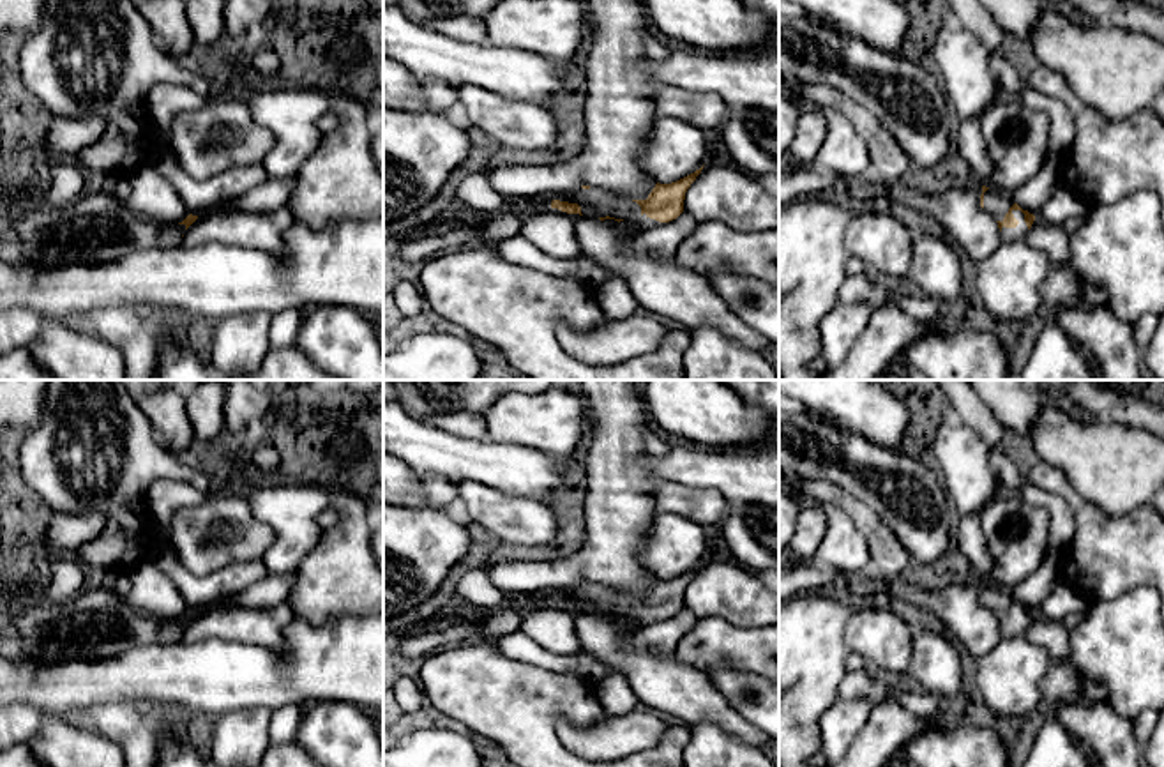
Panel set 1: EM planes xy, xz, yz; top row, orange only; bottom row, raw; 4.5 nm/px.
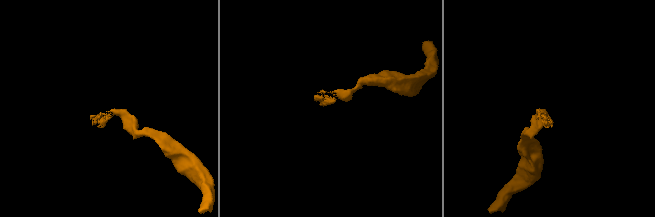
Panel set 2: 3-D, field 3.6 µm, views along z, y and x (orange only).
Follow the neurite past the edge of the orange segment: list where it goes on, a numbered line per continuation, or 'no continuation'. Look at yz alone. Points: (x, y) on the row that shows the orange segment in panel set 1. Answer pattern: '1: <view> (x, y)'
1: yz (1020, 232)

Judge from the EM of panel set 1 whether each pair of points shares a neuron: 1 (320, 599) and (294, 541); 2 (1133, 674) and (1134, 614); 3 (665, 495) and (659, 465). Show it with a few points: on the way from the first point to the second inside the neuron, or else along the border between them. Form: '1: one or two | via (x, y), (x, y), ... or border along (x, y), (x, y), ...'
1: two | border along (325, 531), (324, 538), (294, 571)
2: one | via (1133, 660), (1133, 628)
3: two | border along (657, 479), (702, 490)

